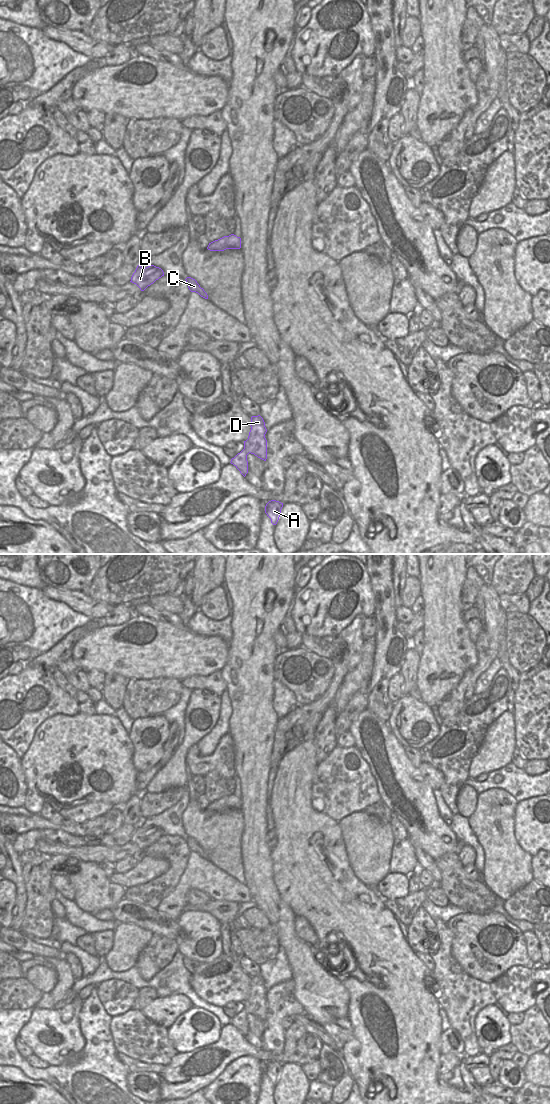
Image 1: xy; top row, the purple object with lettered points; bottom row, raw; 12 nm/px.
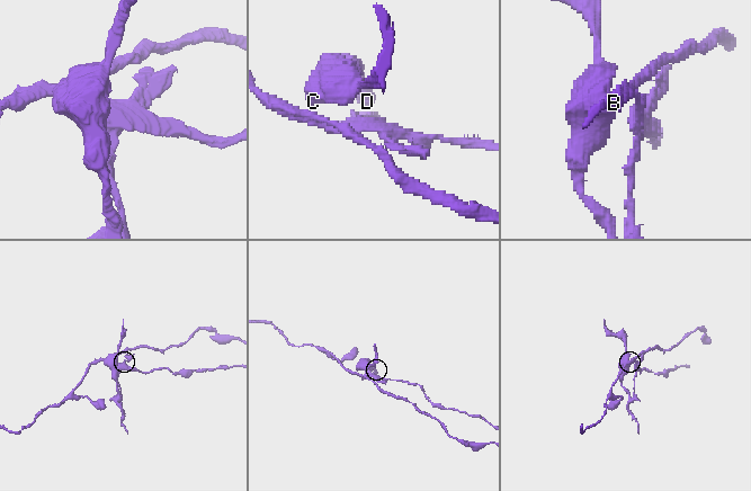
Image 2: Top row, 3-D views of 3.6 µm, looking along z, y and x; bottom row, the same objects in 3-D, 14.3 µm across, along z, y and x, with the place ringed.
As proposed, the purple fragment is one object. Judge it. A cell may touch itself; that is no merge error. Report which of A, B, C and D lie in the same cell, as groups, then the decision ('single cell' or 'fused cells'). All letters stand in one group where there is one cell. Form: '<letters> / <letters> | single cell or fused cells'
A C D / B | fused cells

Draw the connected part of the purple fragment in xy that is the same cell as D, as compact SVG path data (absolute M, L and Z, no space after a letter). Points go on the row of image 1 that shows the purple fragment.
M252 416L250 422L251 430L247 440L250 440L256 447L257 451L253 454L258 458L266 461L267 459L267 440L265 434L267 429L263 418L258 416Z

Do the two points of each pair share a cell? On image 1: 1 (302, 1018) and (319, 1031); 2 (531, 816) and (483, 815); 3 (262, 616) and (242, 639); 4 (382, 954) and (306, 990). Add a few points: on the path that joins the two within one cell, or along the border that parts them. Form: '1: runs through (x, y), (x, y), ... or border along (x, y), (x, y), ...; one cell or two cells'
1: runs through (306, 1022), (315, 1028); one cell
2: border along (517, 802), (515, 809), (515, 840); two cells
3: runs through (257, 622), (248, 633); one cell
4: border along (341, 982), (348, 993), (347, 1005); two cells

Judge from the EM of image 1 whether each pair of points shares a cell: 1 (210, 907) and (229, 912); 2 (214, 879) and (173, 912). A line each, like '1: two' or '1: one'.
1: one
2: one

